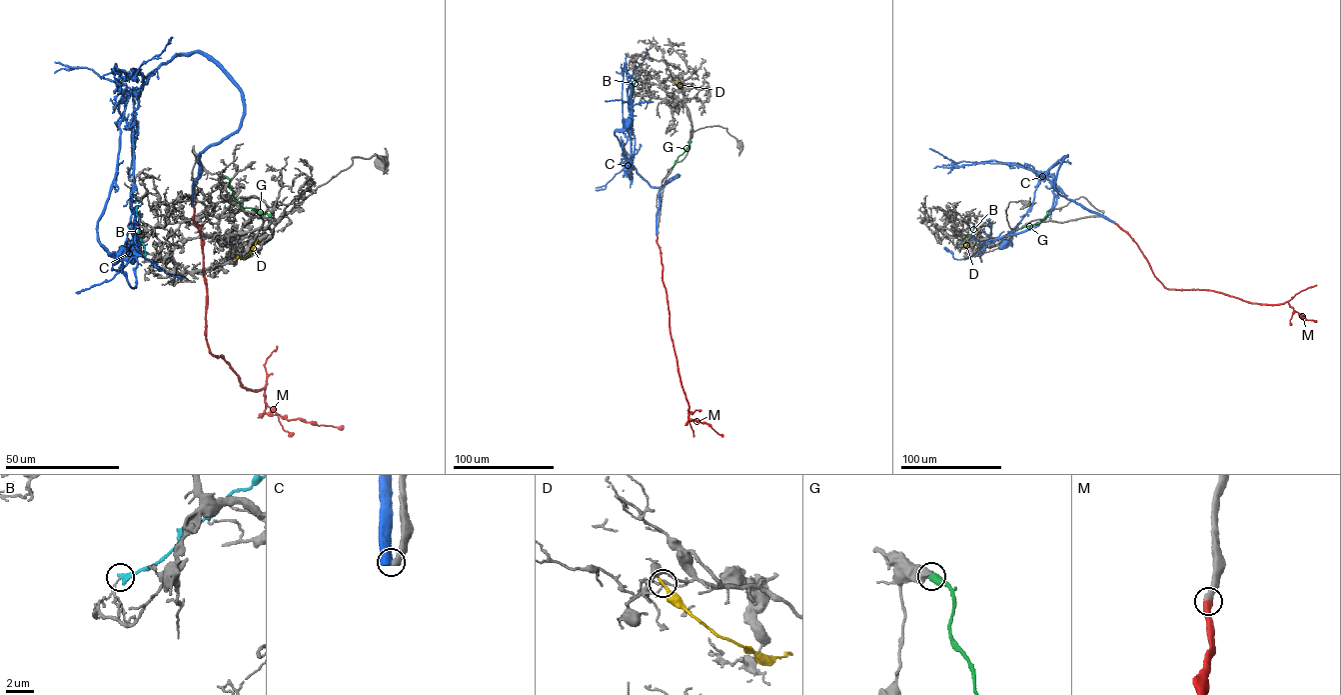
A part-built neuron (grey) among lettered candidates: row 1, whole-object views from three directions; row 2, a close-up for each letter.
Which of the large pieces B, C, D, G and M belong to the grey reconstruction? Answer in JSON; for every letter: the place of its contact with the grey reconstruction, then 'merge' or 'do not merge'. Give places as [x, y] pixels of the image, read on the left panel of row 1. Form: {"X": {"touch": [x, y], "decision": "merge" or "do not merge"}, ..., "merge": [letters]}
{"B": {"touch": [144, 255], "decision": "do not merge"}, "C": {"touch": [193, 205], "decision": "do not merge"}, "D": {"touch": [236, 254], "decision": "do not merge"}, "G": {"touch": [226, 177], "decision": "merge"}, "M": {"touch": [194, 205], "decision": "merge"}, "merge": ["G", "M"]}

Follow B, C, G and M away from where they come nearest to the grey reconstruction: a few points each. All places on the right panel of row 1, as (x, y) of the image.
B: (956, 245), (971, 234), (975, 221)
C: (1114, 223), (1055, 189), (1067, 155), (1046, 173), (1054, 200), (1037, 225), (966, 259), (944, 247)
G: (1048, 210), (1038, 223), (1021, 227)
M: (1115, 223), (1135, 243), (1154, 275), (1168, 289), (1213, 290), (1258, 304), (1287, 302), (1301, 318), (1316, 322)

